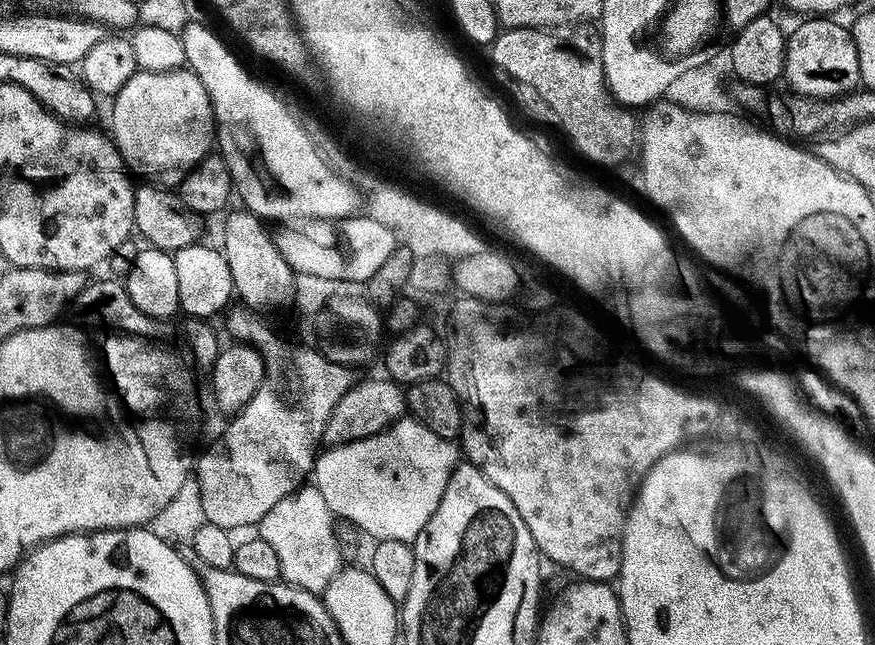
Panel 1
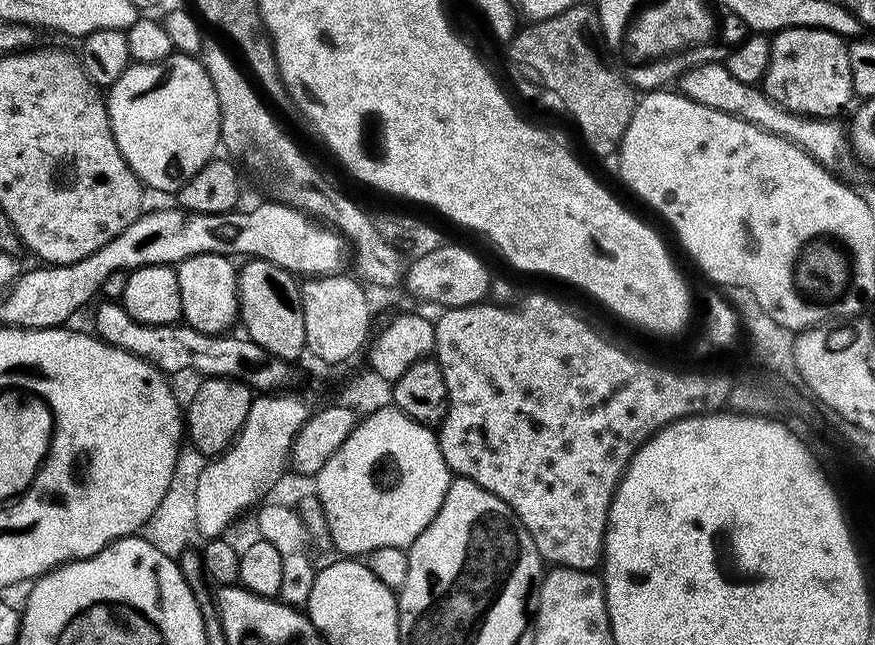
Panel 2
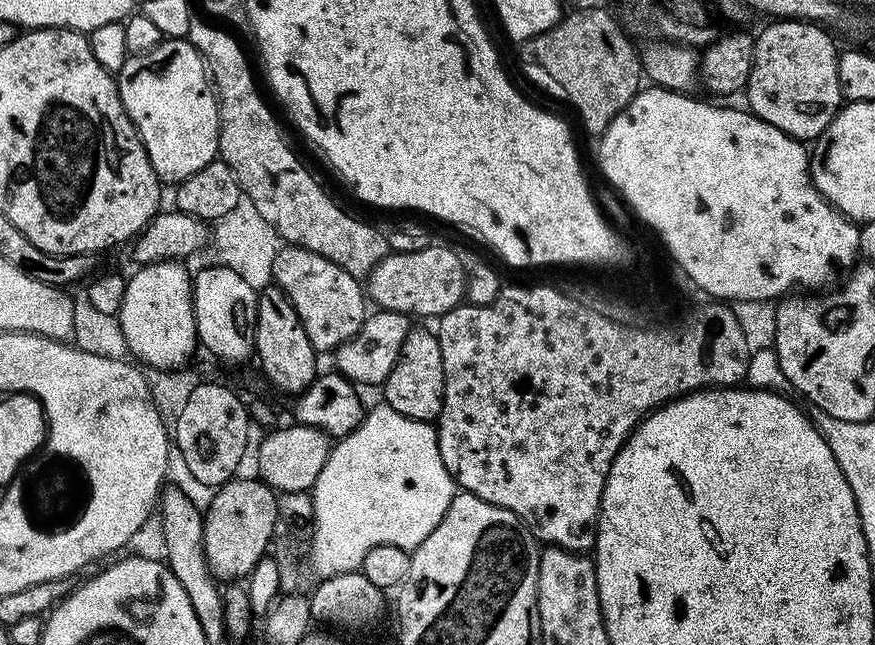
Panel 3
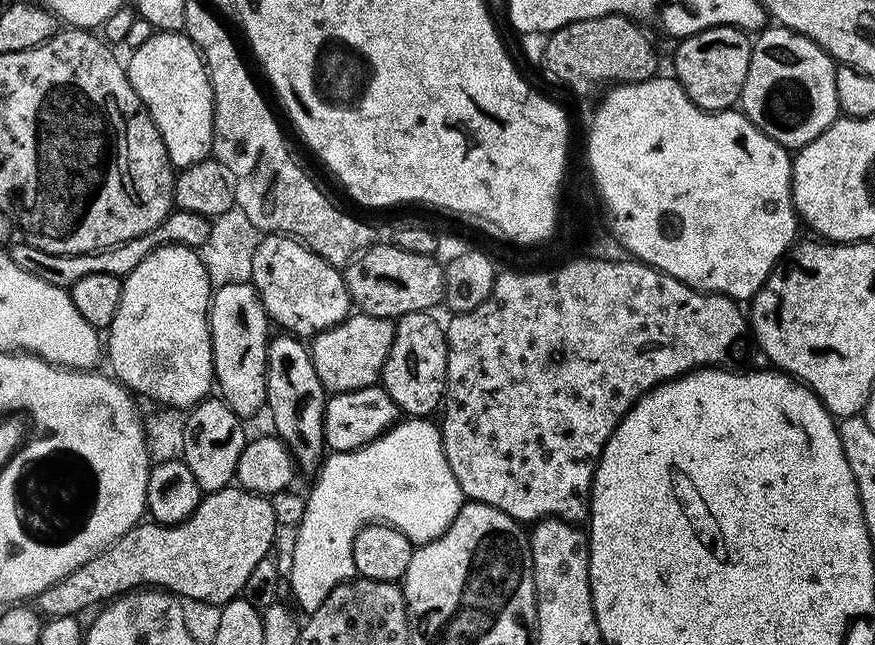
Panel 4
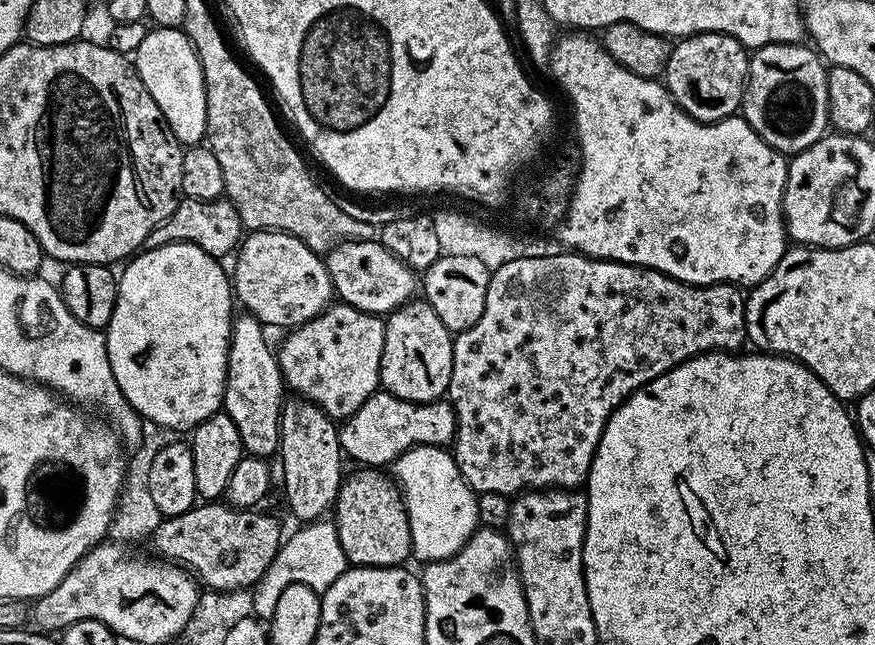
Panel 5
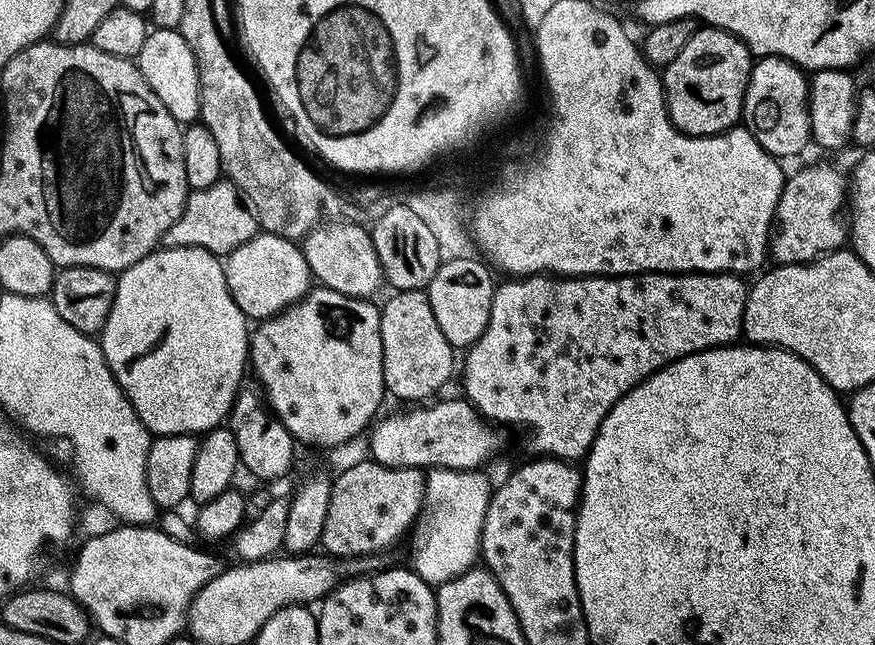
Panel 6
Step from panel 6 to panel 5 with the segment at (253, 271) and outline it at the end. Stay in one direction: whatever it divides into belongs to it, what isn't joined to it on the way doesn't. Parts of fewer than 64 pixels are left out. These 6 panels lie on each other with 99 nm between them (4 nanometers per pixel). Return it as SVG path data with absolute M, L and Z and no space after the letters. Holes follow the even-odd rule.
M249 231L243 237L234 259L236 269L231 269L230 283L235 299L244 303L245 313L255 316L269 329L296 328L322 314L333 303L332 279L327 263L290 234Z

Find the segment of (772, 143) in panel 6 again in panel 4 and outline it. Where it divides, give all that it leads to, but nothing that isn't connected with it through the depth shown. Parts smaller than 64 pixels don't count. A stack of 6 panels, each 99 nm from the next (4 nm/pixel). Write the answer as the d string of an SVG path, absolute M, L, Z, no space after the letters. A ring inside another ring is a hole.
M765 27L752 40L750 70L746 70L746 82L740 91L739 111L783 148L798 150L814 142L838 118L840 107L834 86L837 67L828 52L810 38L791 28Z

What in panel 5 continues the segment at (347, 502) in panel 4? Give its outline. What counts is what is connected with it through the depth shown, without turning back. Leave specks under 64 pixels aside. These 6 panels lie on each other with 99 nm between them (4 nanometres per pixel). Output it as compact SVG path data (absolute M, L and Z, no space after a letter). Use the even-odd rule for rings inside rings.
M417 444L394 461L395 479L402 489L412 531L412 556L420 562L448 560L476 533L480 520L477 493L464 480L453 453L435 444ZM321 518L315 523L305 523L297 528L297 532L289 540L287 537L281 543L280 551L276 553L274 562L264 576L263 587L254 588L253 610L257 617L271 617L272 613L268 610L272 607L271 600L276 600L276 594L286 586L305 584L310 586L310 590L322 594L330 586L330 582L334 582L334 578L338 578L338 574L342 574L350 566L331 519Z

